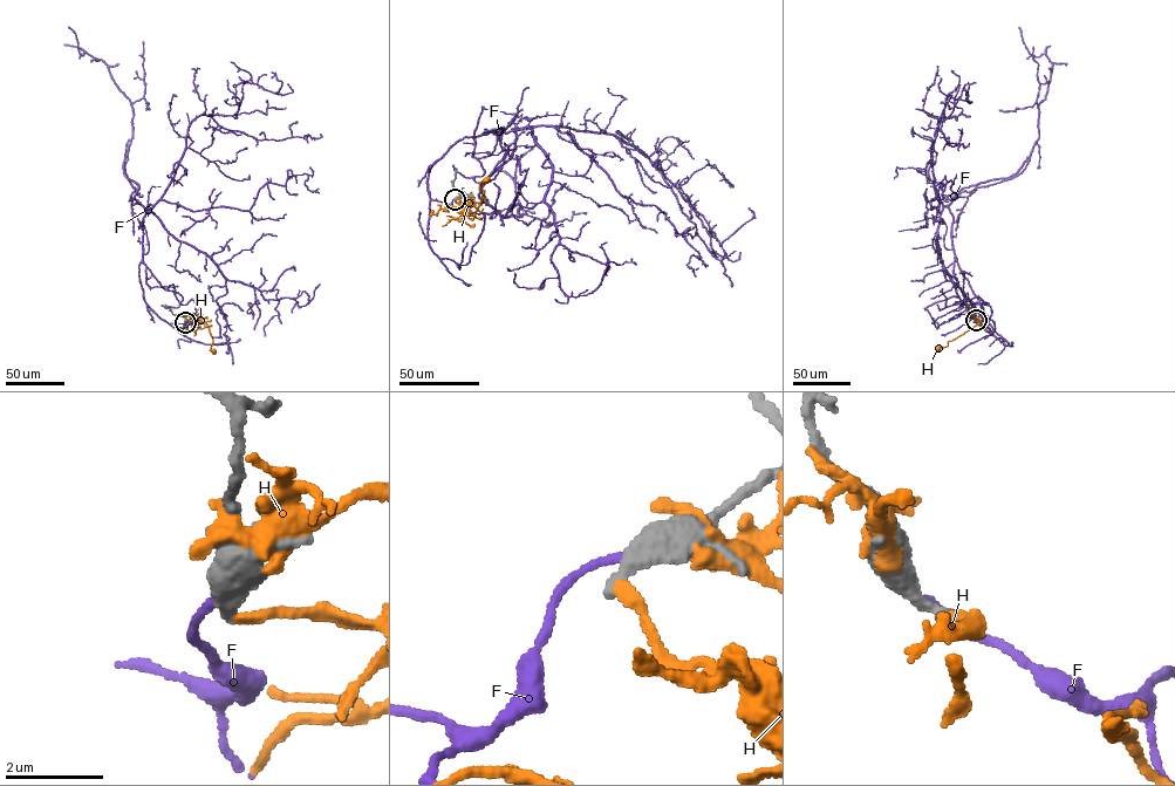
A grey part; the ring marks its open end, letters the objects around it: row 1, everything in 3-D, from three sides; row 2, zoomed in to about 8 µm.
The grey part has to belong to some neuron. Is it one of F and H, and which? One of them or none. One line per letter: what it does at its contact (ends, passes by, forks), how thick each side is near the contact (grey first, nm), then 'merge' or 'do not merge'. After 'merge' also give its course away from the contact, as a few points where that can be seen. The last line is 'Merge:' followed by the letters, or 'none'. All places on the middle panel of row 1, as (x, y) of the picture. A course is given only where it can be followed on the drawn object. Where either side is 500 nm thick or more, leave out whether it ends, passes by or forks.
F: 550 nm thick on the grey side, 150 nm on the other; do not merge
H: it ends there; 320 nm thick on the grey side, 220 nm on the other; do not merge
Merge: none

